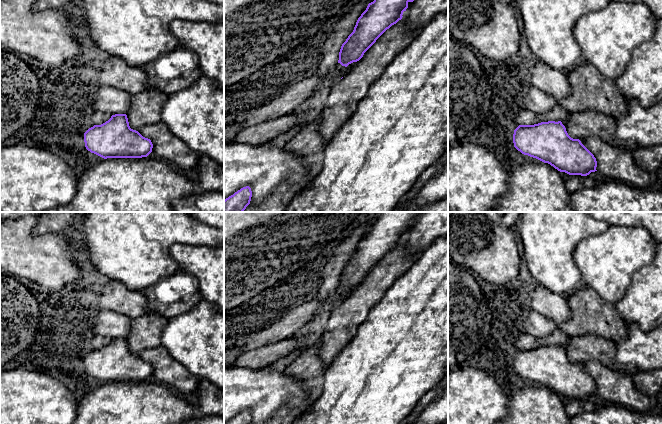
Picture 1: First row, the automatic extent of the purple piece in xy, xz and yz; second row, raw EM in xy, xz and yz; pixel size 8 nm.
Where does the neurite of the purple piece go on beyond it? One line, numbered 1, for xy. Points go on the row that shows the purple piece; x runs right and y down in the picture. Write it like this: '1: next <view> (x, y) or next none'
1: next none

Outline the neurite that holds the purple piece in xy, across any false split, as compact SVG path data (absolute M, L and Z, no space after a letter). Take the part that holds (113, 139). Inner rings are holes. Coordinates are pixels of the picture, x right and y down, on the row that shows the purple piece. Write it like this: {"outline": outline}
{"outline": "M115 114L101 125L94 125L84 133L85 147L104 159L107 158L142 158L147 157L153 148L150 139L143 137L129 126L126 114Z"}

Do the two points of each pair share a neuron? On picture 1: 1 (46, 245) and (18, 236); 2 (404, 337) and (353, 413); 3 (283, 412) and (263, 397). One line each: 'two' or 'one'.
1: one
2: one
3: two

